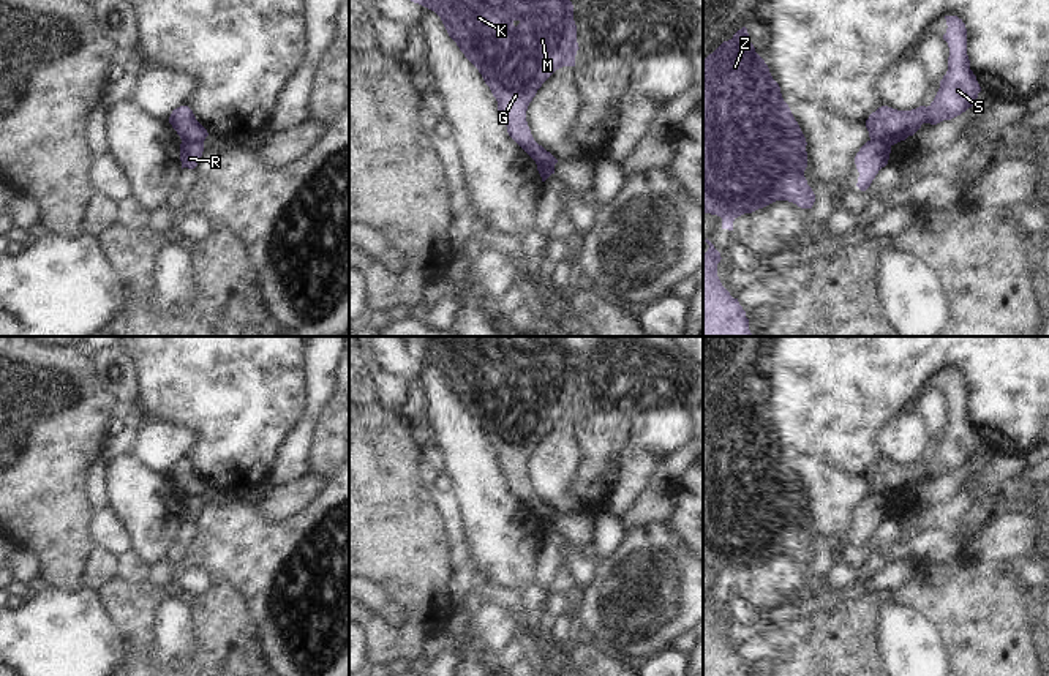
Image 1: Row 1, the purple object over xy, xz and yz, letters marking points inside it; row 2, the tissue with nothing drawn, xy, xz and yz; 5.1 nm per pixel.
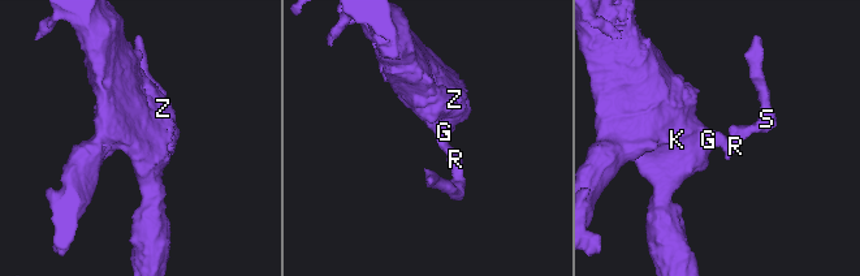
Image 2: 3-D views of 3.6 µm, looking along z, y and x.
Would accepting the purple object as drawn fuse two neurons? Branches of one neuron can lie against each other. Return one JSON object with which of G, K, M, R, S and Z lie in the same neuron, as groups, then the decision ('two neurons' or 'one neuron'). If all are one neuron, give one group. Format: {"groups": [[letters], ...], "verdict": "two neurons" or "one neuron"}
{"groups": [["G", "K", "M", "R", "Z"], ["S"]], "verdict": "two neurons"}

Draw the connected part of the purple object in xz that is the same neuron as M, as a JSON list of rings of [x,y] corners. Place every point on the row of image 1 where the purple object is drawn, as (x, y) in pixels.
[[[411,0],[434,11],[449,36],[457,43],[464,57],[479,69],[485,84],[498,101],[498,111],[507,126],[509,136],[540,164],[550,152],[539,145],[528,126],[526,111],[542,84],[559,68],[575,66],[577,25],[570,0]]]

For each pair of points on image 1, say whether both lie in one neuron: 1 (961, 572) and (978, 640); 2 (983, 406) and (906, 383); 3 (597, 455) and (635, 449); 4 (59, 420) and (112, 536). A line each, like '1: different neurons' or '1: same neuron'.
1: same neuron
2: same neuron
3: different neurons
4: different neurons

